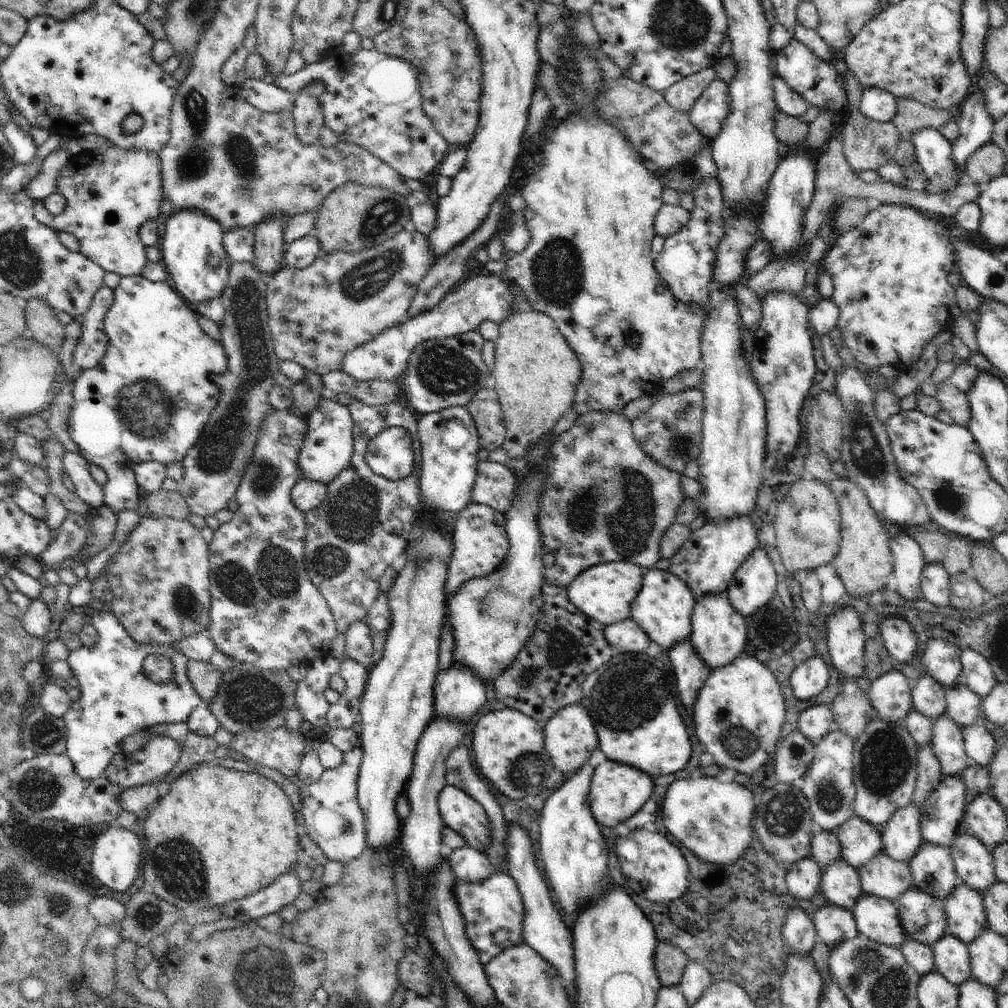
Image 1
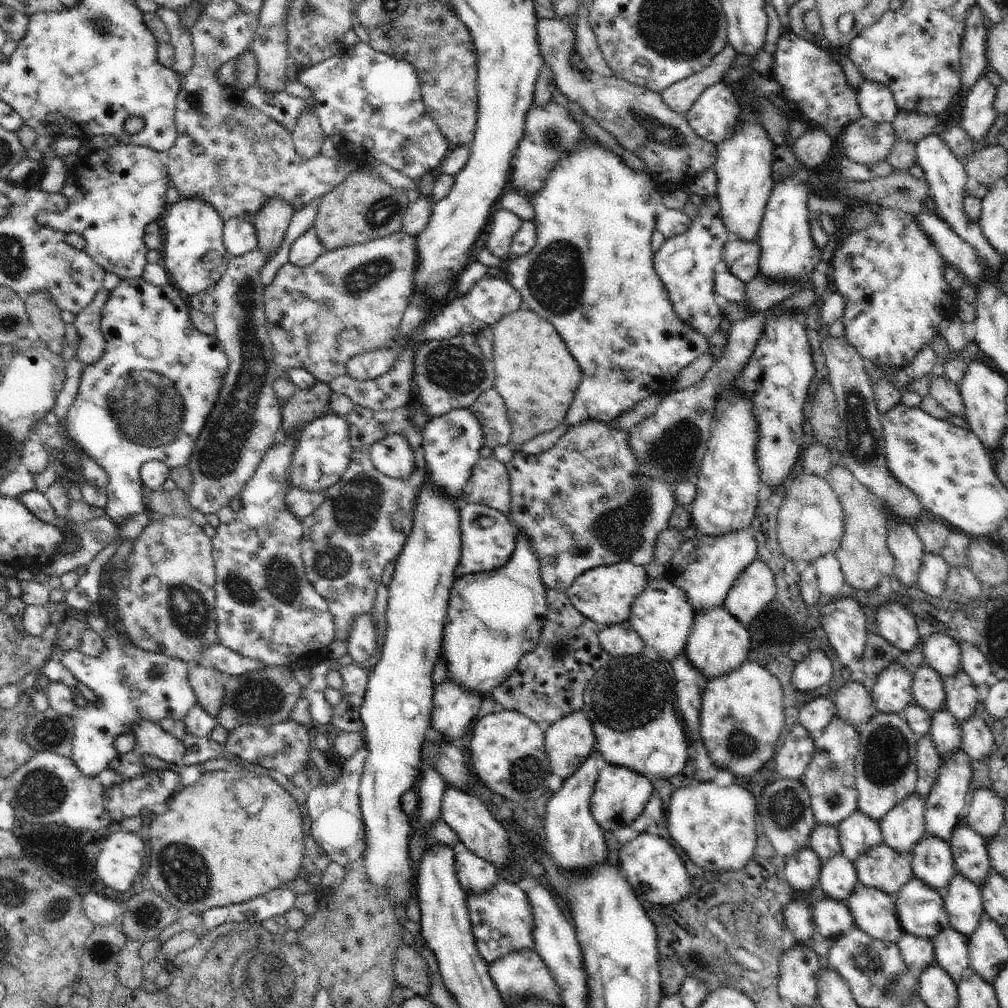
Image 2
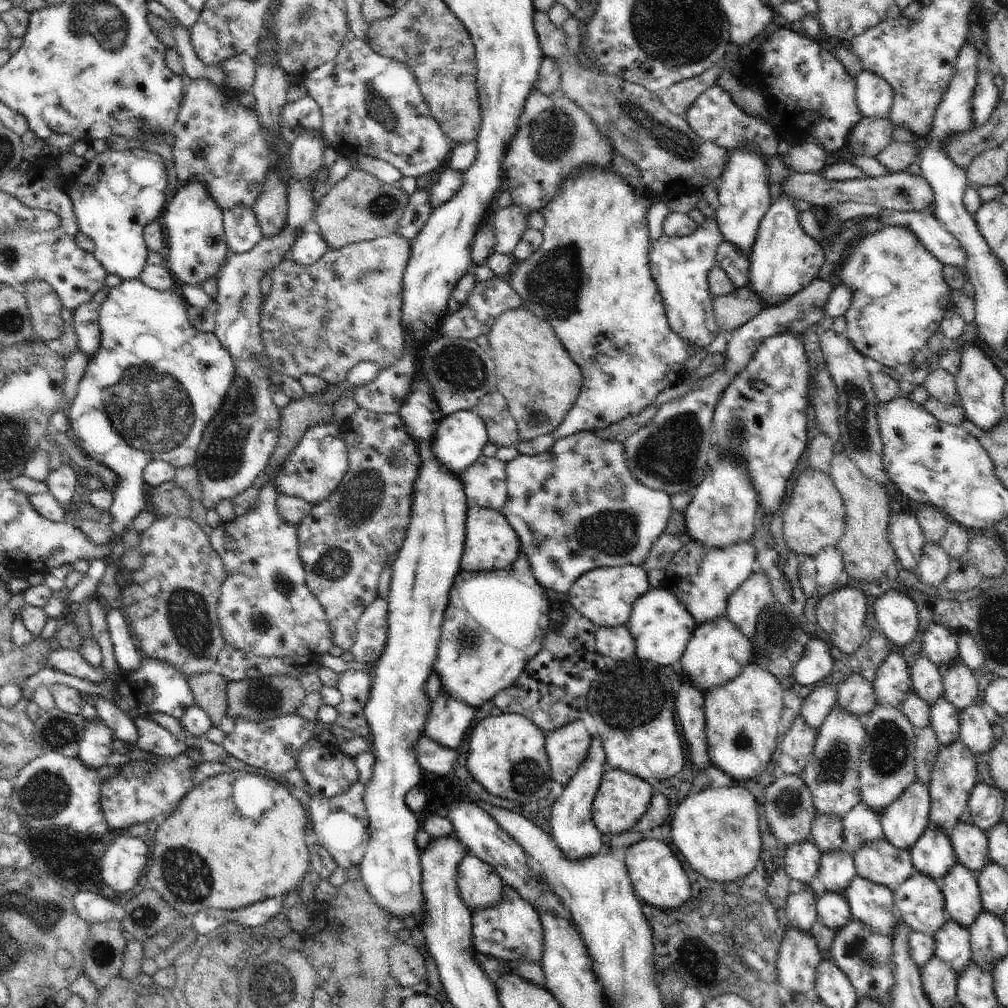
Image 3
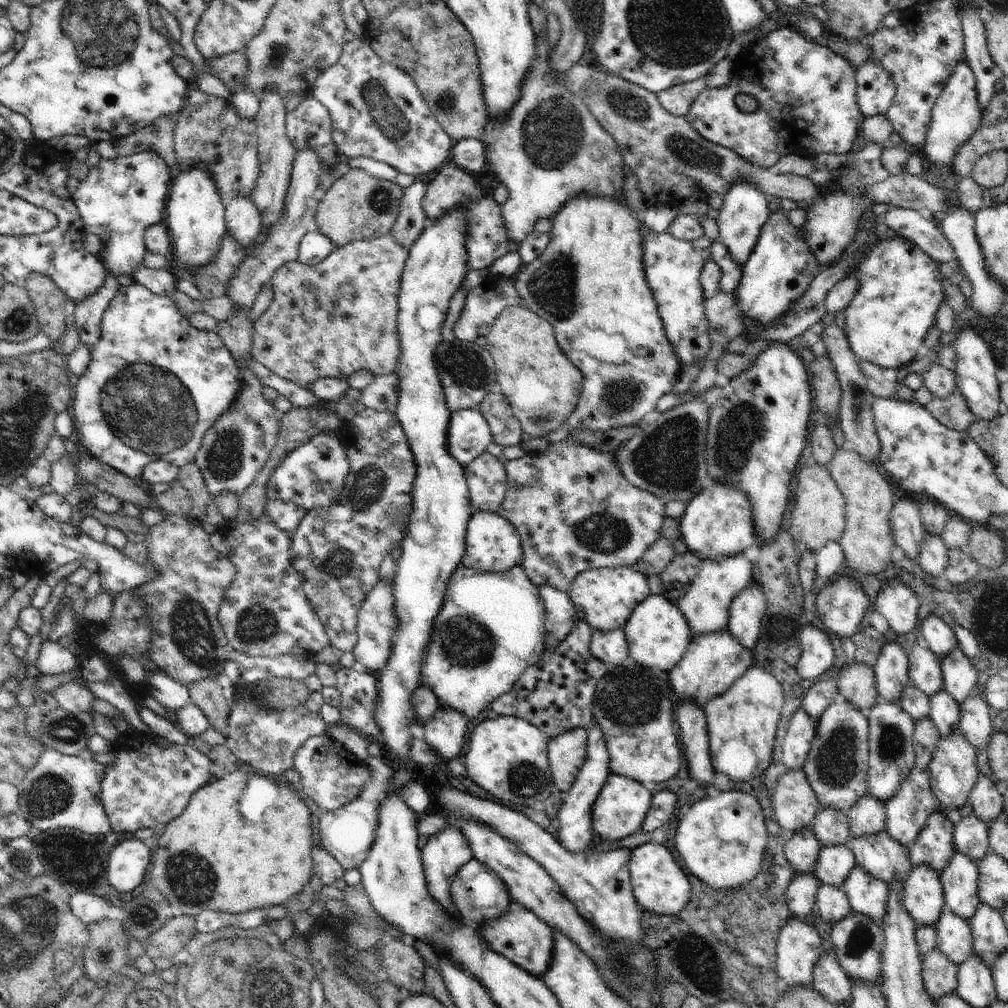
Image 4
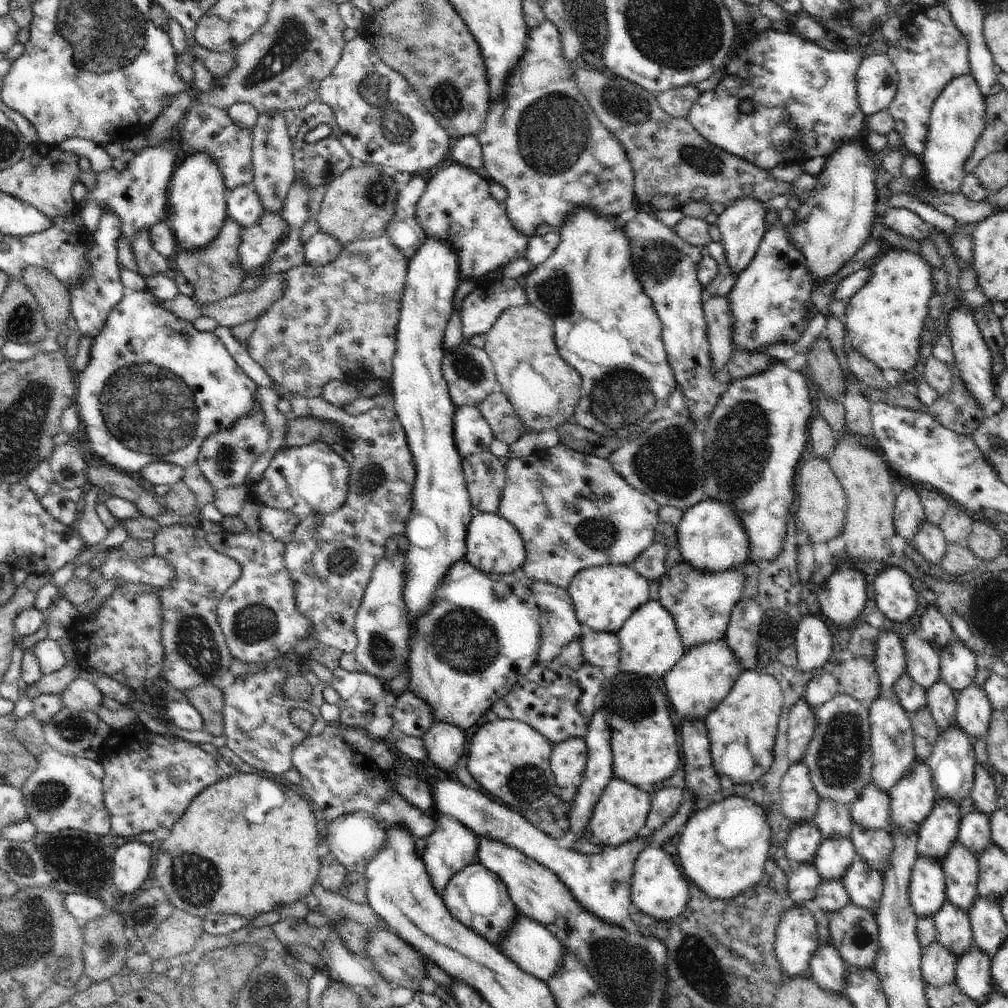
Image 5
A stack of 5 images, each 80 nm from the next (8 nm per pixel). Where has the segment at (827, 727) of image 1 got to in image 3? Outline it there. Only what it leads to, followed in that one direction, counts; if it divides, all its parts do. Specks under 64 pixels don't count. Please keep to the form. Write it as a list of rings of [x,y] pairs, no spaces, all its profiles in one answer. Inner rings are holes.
[[[830,679],[824,686],[816,688],[805,700],[799,715],[804,718],[808,726],[820,728],[826,716],[837,705],[837,690],[832,686]]]

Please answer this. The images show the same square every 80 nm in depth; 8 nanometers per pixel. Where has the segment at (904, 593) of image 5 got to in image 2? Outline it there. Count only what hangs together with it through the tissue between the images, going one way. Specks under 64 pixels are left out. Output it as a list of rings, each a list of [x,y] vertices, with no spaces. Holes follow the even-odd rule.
[[[898,600],[886,601],[876,612],[876,628],[889,644],[892,644],[900,653],[912,650],[920,642],[914,614],[906,610],[904,604]]]

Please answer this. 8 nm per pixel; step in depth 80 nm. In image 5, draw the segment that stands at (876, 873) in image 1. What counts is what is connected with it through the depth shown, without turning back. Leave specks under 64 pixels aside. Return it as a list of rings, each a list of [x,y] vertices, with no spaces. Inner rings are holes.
[[[855,824],[849,837],[854,843],[858,856],[862,857],[870,867],[884,873],[890,864],[894,843],[891,834],[886,829],[864,829]]]

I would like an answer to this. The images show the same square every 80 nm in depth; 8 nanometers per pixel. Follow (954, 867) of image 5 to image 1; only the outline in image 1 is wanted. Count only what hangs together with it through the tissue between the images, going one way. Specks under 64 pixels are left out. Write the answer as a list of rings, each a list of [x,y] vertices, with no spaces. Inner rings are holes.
[[[959,883],[943,900],[947,919],[946,936],[954,936],[964,944],[972,944],[987,927],[983,896],[970,886]]]

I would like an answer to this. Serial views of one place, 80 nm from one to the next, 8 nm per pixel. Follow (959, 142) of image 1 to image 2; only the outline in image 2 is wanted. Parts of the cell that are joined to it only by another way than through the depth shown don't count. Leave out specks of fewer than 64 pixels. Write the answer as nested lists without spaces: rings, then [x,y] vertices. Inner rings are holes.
[[[985,72],[967,95],[957,123],[972,140],[983,140],[995,122],[996,96],[997,88],[990,84]]]

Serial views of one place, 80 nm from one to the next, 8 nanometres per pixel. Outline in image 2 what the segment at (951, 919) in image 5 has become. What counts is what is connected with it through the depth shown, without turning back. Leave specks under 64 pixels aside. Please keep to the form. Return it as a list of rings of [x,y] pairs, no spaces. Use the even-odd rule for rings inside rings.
[[[950,926],[933,939],[934,962],[944,968],[944,972],[948,972],[955,982],[973,972],[969,962],[968,940],[964,934]]]

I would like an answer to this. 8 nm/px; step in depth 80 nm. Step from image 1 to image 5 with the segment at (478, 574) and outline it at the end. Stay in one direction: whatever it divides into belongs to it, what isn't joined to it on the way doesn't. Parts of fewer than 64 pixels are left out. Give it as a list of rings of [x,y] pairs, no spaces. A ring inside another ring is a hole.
[[[474,513],[468,525],[465,545],[465,559],[474,568],[491,575],[516,572],[527,557],[525,542],[520,533],[508,520],[494,513]]]

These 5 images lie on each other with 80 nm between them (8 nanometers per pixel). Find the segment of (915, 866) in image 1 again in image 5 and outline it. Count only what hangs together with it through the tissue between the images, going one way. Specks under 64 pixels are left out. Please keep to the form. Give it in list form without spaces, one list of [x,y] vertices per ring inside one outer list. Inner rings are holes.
[[[940,798],[936,801],[918,830],[919,857],[943,861],[959,833],[961,817],[958,807],[959,802],[956,800]]]

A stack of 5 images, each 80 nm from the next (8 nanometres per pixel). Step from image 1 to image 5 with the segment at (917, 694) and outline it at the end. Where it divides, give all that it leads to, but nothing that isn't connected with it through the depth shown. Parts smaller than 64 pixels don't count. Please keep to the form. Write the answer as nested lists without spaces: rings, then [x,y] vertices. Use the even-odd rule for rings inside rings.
[[[912,631],[904,637],[906,674],[928,690],[940,674],[940,650],[934,648],[918,631]]]

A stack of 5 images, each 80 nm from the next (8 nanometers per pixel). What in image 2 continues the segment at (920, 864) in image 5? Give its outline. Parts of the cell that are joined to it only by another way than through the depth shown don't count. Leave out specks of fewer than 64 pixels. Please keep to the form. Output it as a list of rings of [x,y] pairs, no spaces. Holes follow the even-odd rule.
[[[918,878],[900,890],[895,906],[905,933],[933,940],[949,926],[942,893]]]

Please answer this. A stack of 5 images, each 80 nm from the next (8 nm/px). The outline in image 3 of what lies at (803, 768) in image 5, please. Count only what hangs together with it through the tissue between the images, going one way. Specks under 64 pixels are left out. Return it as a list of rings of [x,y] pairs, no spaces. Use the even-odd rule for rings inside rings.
[[[796,774],[783,775],[766,788],[764,812],[772,834],[786,847],[809,839],[814,820],[818,816],[808,786],[801,776]]]

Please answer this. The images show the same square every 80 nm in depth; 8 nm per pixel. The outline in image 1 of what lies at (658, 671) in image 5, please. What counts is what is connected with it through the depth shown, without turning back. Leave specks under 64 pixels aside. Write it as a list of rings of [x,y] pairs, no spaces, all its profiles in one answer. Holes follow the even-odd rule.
[[[650,568],[644,574],[642,588],[631,606],[631,620],[634,620],[650,638],[657,642],[662,651],[668,650],[676,642],[684,642],[690,637],[692,610],[696,605],[694,594],[674,572]]]

